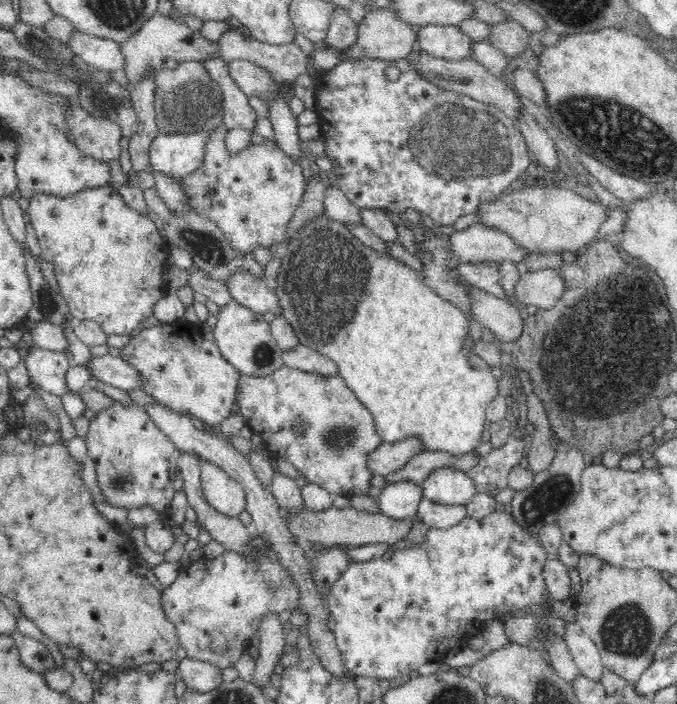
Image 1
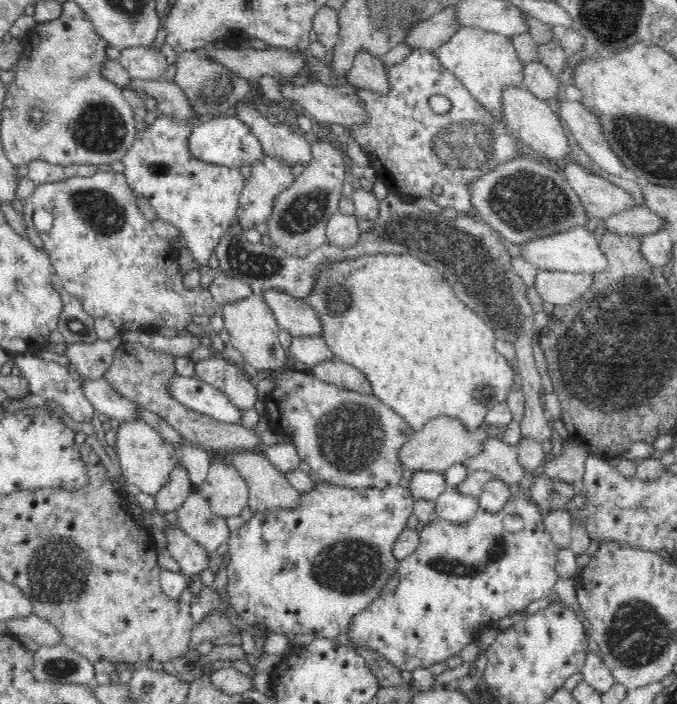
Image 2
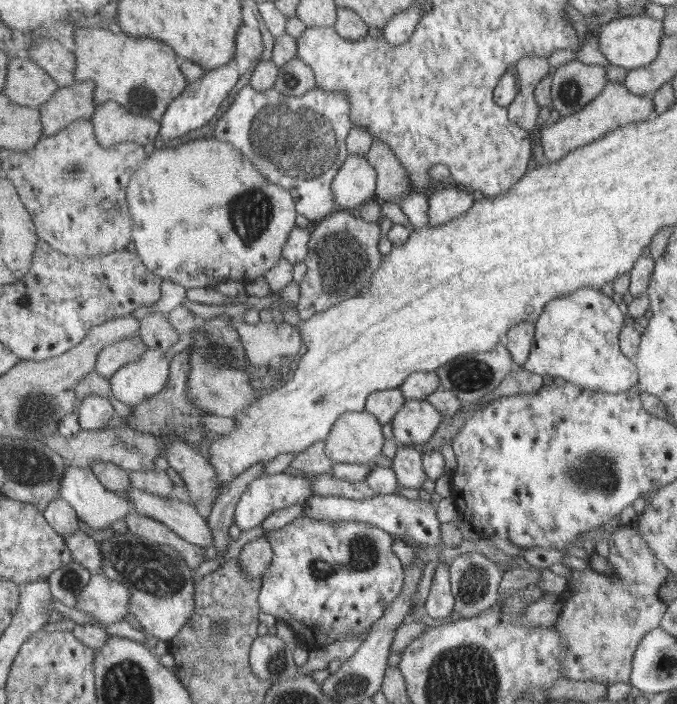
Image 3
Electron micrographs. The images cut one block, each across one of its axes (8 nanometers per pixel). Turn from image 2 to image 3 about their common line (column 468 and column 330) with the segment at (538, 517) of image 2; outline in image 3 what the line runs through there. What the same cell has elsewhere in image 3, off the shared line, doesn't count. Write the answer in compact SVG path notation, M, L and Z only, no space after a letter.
M299 517L296 521L290 523L290 525L267 532L266 538L270 542L273 558L261 582L258 597L261 612L272 614L278 620L286 622L310 647L327 647L330 644L336 644L336 641L350 640L354 638L354 635L363 633L366 628L374 625L376 621L379 621L383 617L385 610L391 605L391 602L402 593L404 567L399 556L392 550L392 543L396 539L384 529L380 529L380 527L366 524L366 522L334 522L332 520L312 520L312 518Z

